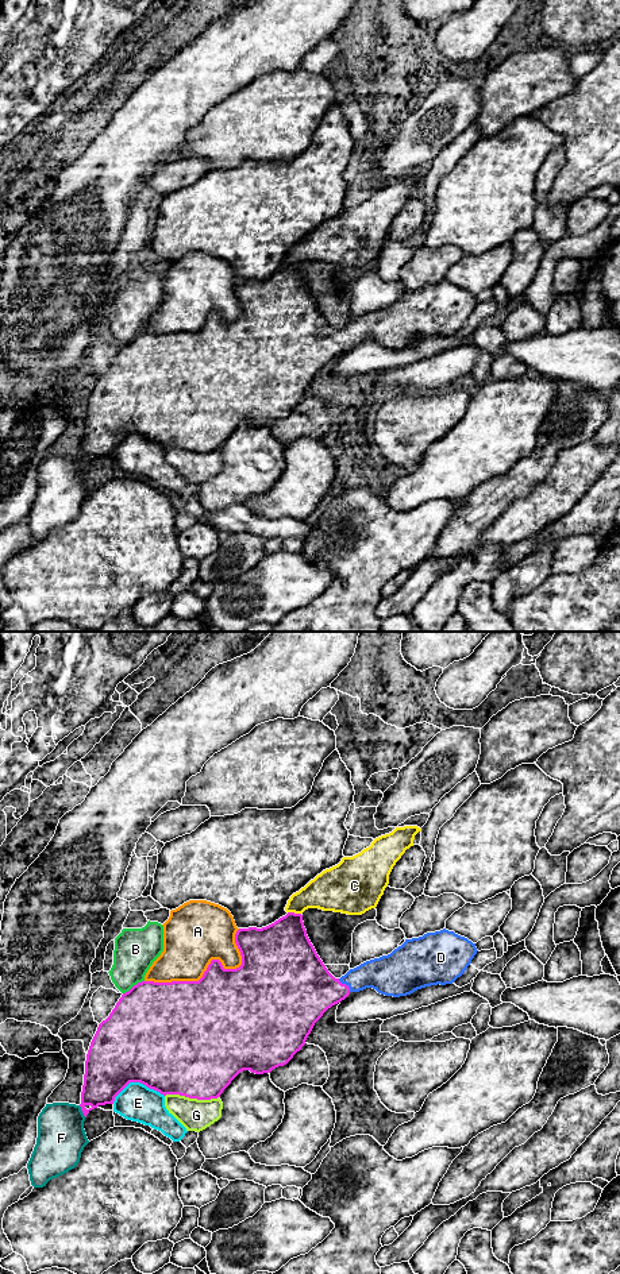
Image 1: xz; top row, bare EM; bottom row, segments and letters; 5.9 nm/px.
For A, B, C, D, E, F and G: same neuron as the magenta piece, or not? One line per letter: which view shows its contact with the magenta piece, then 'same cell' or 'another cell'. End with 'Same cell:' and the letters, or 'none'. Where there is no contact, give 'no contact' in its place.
A: xz | another cell
B: xz | another cell
C: xz | another cell
D: xz | same cell
E: xz | another cell
F: xz | another cell
G: xz | another cell
Same cell: D

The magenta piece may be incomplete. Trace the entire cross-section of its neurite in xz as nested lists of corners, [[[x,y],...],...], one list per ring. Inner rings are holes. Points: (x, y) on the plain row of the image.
[[[294,265],[262,281],[239,281],[235,296],[242,308],[242,317],[236,321],[224,321],[219,312],[212,312],[199,333],[142,333],[122,347],[109,368],[99,377],[86,406],[80,456],[85,470],[99,458],[113,456],[130,435],[140,435],[163,448],[217,451],[243,422],[263,426],[286,417],[305,397],[323,366],[351,344],[373,340],[381,347],[400,350],[425,339],[453,336],[478,304],[467,290],[443,281],[405,292],[390,306],[366,313],[335,331],[311,296],[303,267]]]

